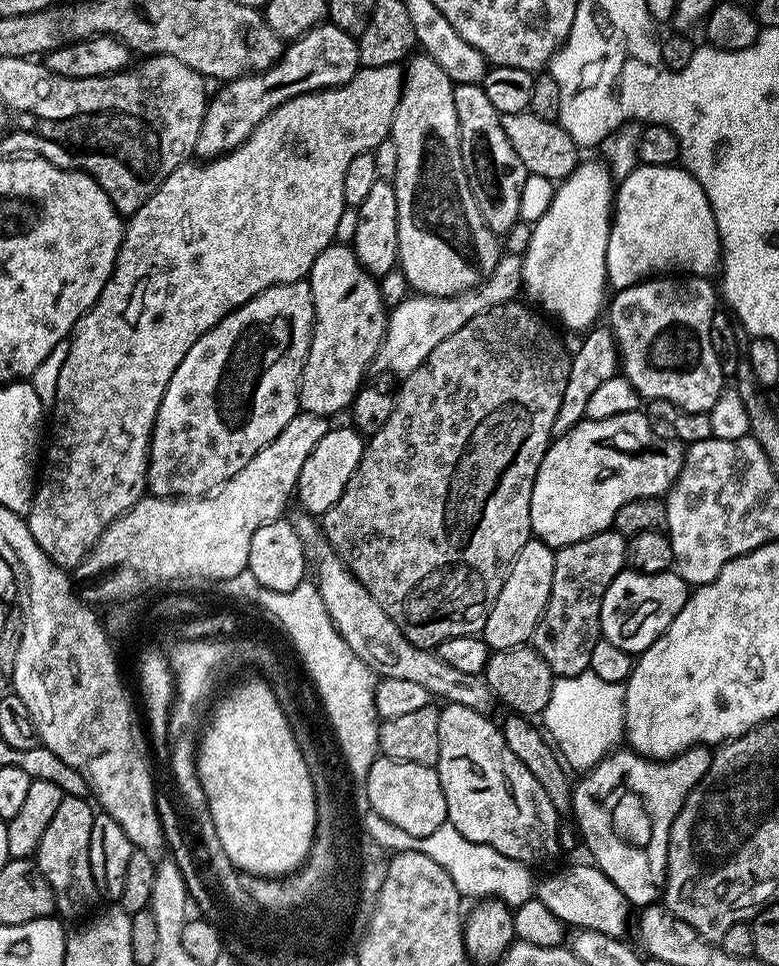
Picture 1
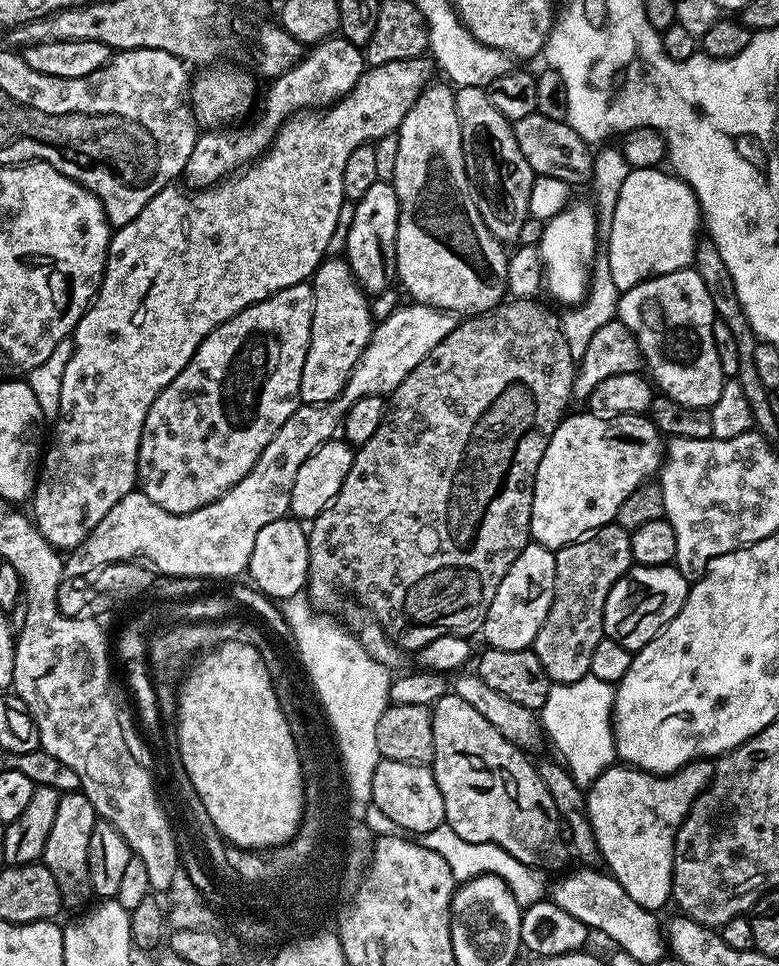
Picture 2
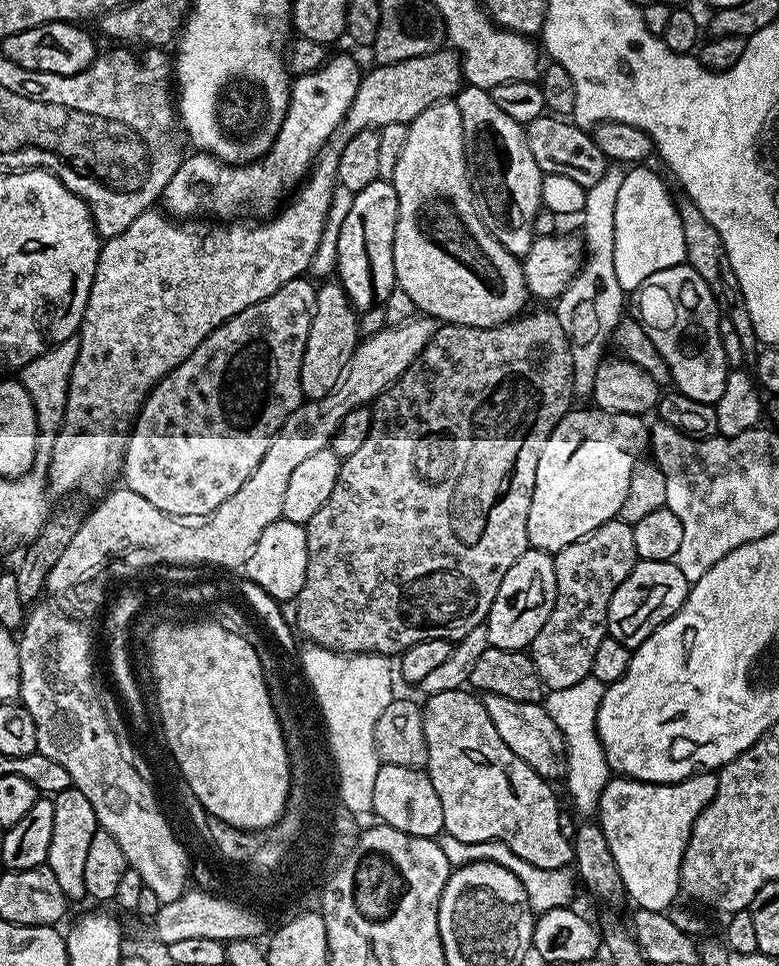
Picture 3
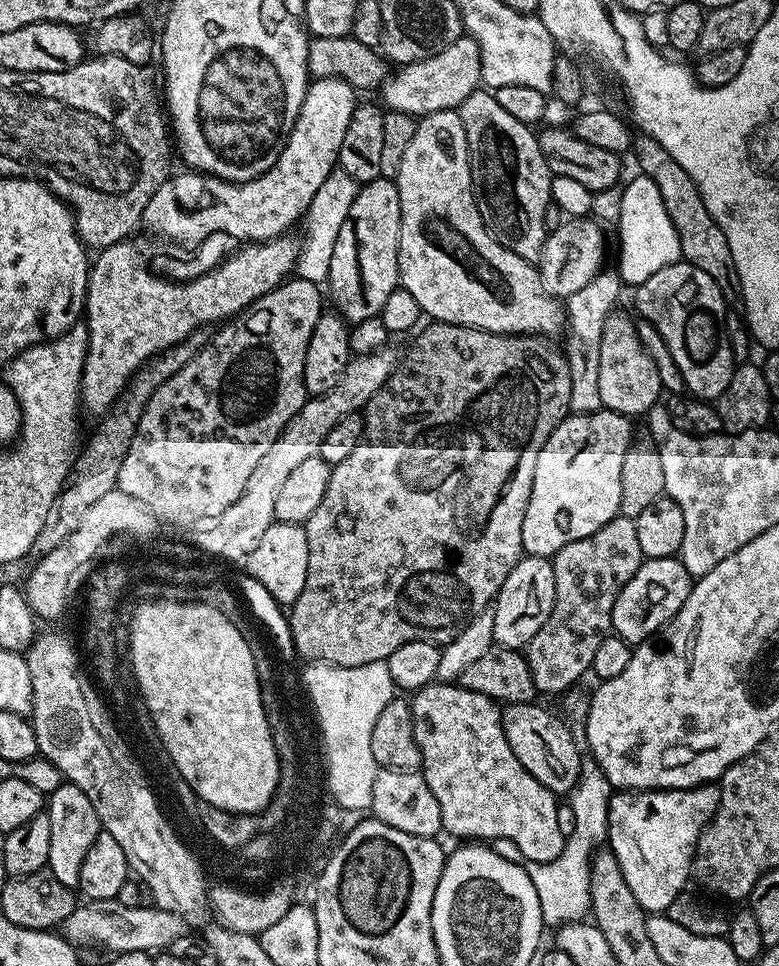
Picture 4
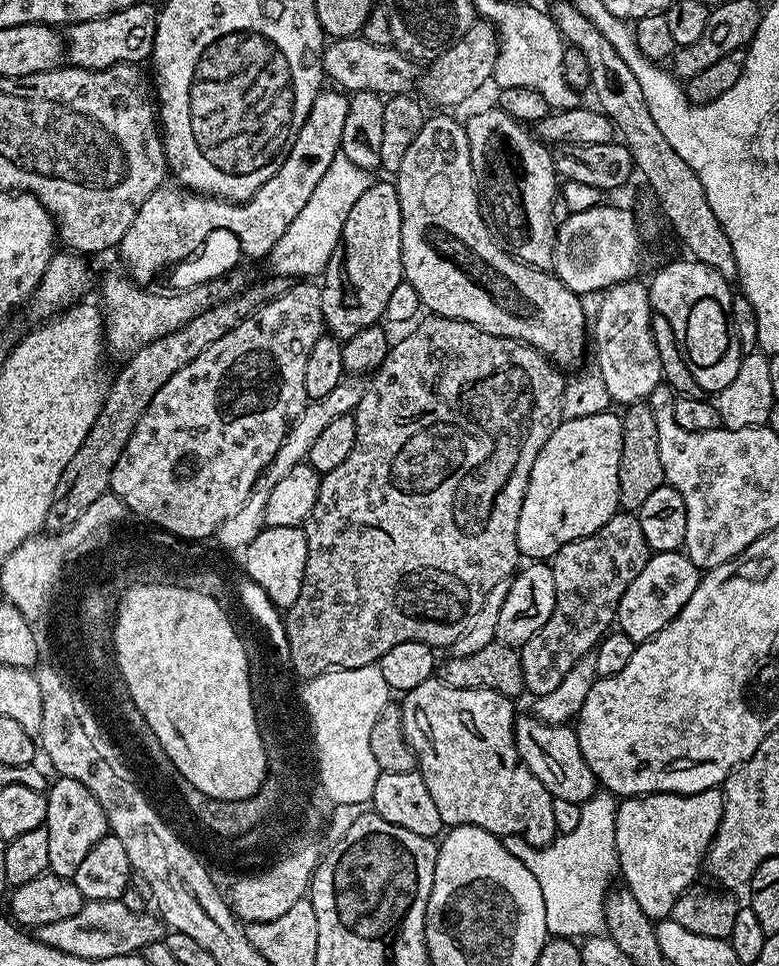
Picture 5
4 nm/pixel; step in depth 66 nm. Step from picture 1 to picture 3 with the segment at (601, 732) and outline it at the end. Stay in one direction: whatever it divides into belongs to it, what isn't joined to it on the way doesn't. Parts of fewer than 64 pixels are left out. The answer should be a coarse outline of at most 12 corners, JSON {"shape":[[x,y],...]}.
{"shape":[[590,675],[543,701],[562,730],[566,785],[581,817],[610,779],[596,729],[605,687]]}

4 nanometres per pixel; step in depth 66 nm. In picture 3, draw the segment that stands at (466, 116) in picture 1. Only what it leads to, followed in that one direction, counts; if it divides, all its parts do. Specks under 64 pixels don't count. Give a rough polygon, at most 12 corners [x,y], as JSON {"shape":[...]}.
{"shape":[[461,87],[464,154],[486,230],[523,258],[544,173],[525,125]]}

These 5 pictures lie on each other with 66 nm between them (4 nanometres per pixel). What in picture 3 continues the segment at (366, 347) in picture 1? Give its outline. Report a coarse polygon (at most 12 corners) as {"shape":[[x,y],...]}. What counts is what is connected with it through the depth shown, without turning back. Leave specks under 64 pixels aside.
{"shape":[[339,282],[316,290],[300,391],[334,390],[360,339]]}

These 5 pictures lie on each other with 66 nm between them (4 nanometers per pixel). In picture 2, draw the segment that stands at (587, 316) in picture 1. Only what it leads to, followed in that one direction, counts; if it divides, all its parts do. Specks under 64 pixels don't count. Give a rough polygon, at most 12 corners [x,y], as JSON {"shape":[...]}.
{"shape":[[569,203],[544,225],[543,287],[563,306],[588,294],[596,209]]}

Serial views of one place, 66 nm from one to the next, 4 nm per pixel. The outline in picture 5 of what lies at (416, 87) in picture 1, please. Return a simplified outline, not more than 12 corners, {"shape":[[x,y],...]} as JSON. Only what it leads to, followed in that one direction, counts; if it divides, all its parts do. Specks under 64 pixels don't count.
{"shape":[[429,115],[394,173],[429,313],[585,363],[579,295],[498,243],[468,129]]}

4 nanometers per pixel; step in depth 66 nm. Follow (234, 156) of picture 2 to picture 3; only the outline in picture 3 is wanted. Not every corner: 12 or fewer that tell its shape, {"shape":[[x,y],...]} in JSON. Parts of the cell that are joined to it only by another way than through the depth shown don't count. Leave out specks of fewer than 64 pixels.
{"shape":[[332,55],[290,84],[263,159],[185,155],[173,218],[271,217],[343,125],[361,79]]}

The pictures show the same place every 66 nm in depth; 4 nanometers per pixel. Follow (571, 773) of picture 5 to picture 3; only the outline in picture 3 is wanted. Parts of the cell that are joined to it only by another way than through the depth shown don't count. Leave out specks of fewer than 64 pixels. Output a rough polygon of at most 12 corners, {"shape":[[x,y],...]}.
{"shape":[[483,693],[502,742],[549,782],[563,781],[562,730],[543,703]]}

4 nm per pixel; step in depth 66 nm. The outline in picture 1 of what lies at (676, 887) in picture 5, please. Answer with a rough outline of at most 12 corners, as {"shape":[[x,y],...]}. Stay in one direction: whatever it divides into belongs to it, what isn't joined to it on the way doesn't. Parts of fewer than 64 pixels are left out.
{"shape":[[713,749],[604,756],[574,824],[632,906],[661,899],[670,826]]}

